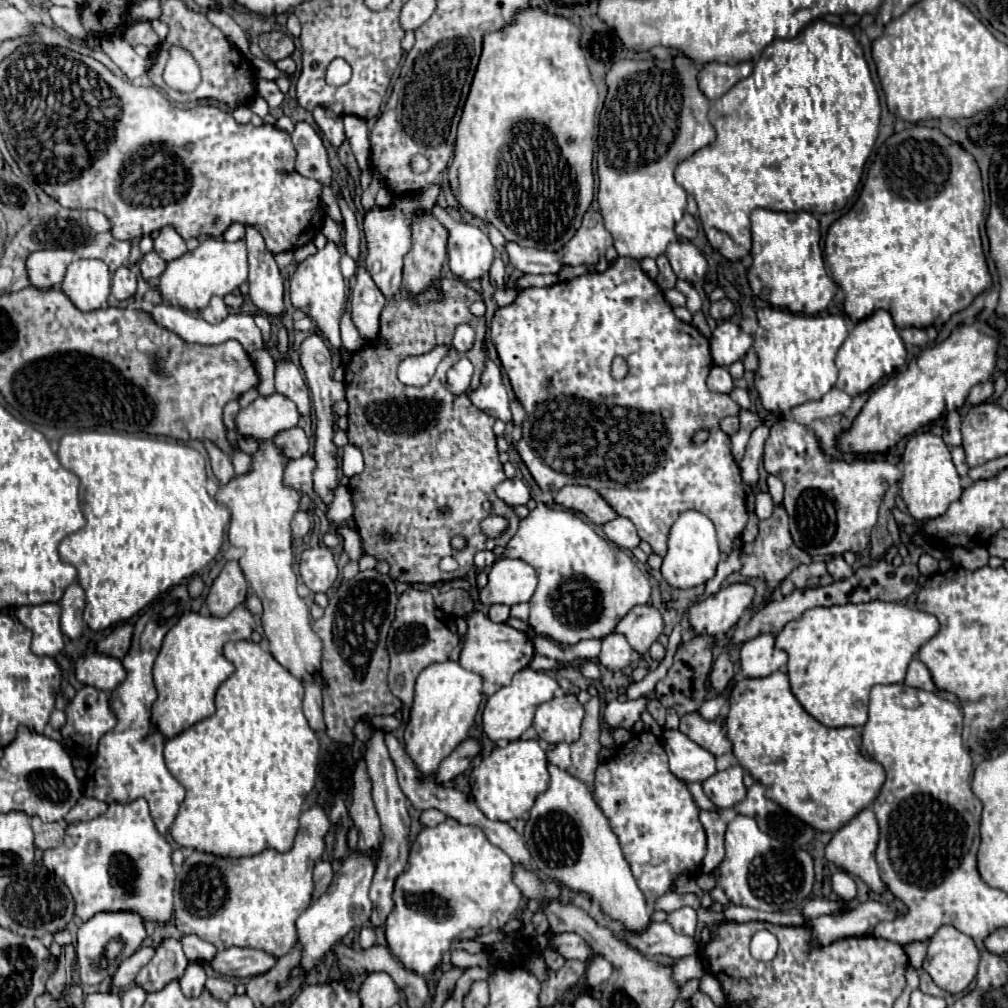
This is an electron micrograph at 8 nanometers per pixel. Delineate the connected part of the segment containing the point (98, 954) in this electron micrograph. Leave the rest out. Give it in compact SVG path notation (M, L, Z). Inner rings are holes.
M104 911L96 913L92 919L82 923L78 929L78 945L76 945L76 957L80 963L80 981L86 985L98 985L106 979L110 979L118 965L128 959L146 939L146 923L136 911ZM120 941L118 949L112 951L110 943Z

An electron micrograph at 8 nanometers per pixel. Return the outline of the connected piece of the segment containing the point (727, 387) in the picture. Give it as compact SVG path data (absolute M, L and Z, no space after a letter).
M714 365L714 369L708 375L708 389L714 393L730 393L734 389L734 379L730 377L726 367Z

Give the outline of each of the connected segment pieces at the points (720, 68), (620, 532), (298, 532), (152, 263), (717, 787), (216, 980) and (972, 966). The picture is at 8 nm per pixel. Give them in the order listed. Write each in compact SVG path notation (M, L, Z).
M744 61L736 65L728 63L706 63L700 71L700 89L708 99L718 99L740 79L746 79L754 69L754 61Z
M616 517L614 521L608 521L608 523L602 527L602 531L604 531L604 535L606 535L612 543L616 543L616 545L622 547L622 549L634 549L634 547L638 547L638 543L640 543L640 537L638 537L638 533L636 533L636 527L634 527L632 521L626 519L626 517Z
M298 511L292 519L292 537L294 539L302 539L304 535L308 535L312 529L312 523L310 523L310 515L306 511Z
M154 251L152 253L146 253L142 259L140 259L140 273L144 277L144 281L152 281L156 277L160 277L166 269L166 261L160 259Z
M732 765L716 775L708 777L704 783L704 793L722 809L732 809L746 797L746 787L742 783L742 767Z
M210 977L206 981L206 989L212 993L214 999L224 1001L224 1003L234 995L234 983L230 983L230 981L222 979L222 977Z
M944 925L928 939L928 951L926 951L926 959L922 963L922 969L932 977L932 981L940 989L944 989L948 993L960 993L976 977L978 961L980 961L980 951L978 951L976 943L968 935L960 933L958 929Z

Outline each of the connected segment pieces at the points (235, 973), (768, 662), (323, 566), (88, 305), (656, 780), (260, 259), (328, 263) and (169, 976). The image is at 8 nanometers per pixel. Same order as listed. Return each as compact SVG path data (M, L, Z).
M230 947L230 949L220 951L210 961L210 967L224 977L246 979L246 977L254 977L254 975L262 975L262 973L270 971L274 967L274 963L276 963L276 957L272 957L264 951Z
M760 633L740 649L740 667L744 677L766 677L774 671L784 671L788 653L776 647L772 633Z
M324 545L306 549L300 557L300 577L310 591L328 591L338 579L338 567L332 551Z
M78 259L68 265L62 291L80 311L94 311L106 303L110 285L110 271L100 259Z
M652 731L636 733L626 745L622 745L610 761L604 761L596 769L594 777L594 799L610 819L612 829L616 831L622 853L630 863L630 869L638 881L638 887L648 899L648 907L652 911L652 901L662 897L664 893L674 889L674 881L682 875L698 877L702 859L706 855L706 831L700 823L700 809L694 803L694 797L684 781L674 777L668 769L668 755L660 743L660 739Z
M252 226L245 227L245 241L248 252L248 283L252 303L272 317L282 317L284 307L284 279L278 271L274 255L266 249L263 237Z
M328 241L322 251L298 263L294 275L290 277L290 299L292 305L304 311L320 331L320 337L326 339L334 349L342 349L340 341L340 315L346 305L346 283L340 273L340 251Z
M164 937L150 963L144 965L134 977L134 983L146 993L156 993L162 991L170 981L178 981L188 965L190 961L182 951L180 941L174 937Z

